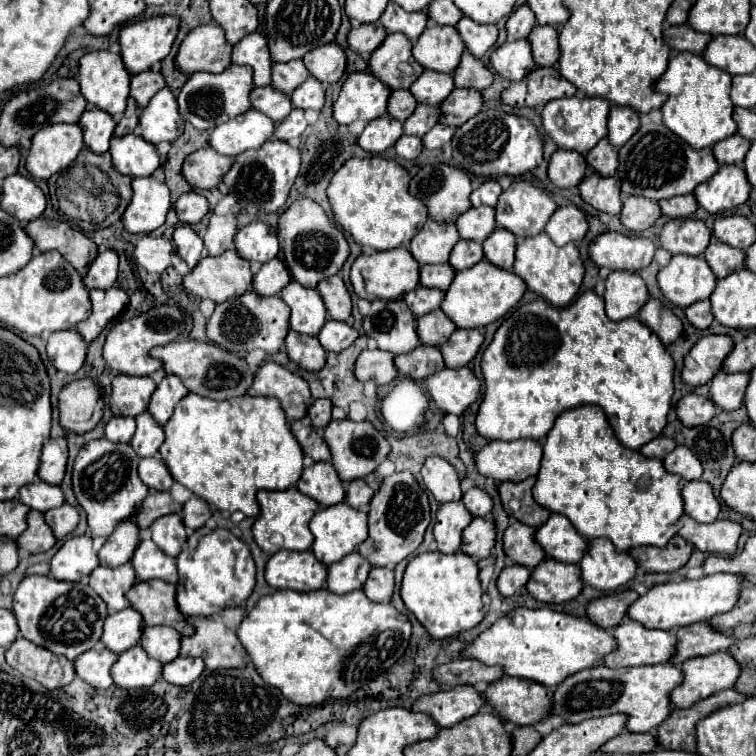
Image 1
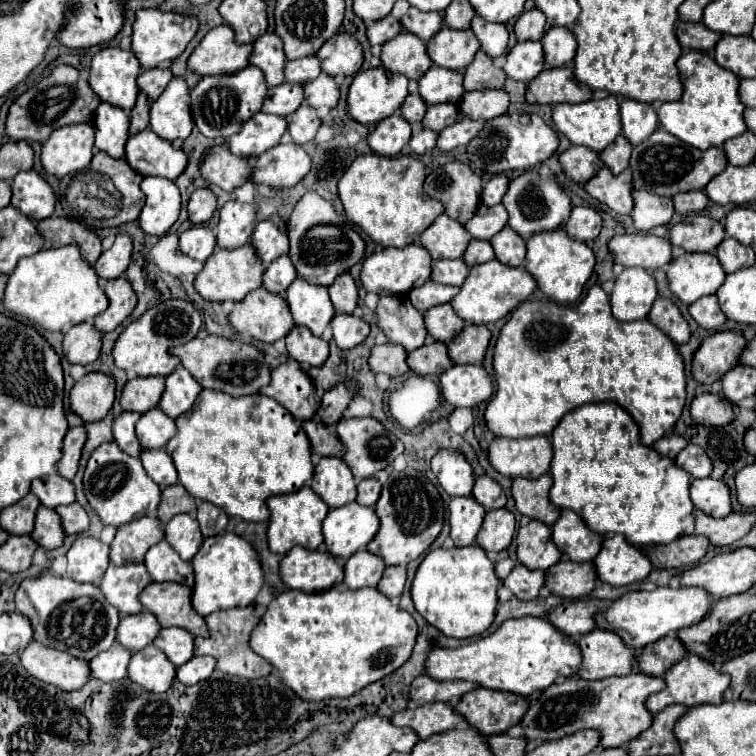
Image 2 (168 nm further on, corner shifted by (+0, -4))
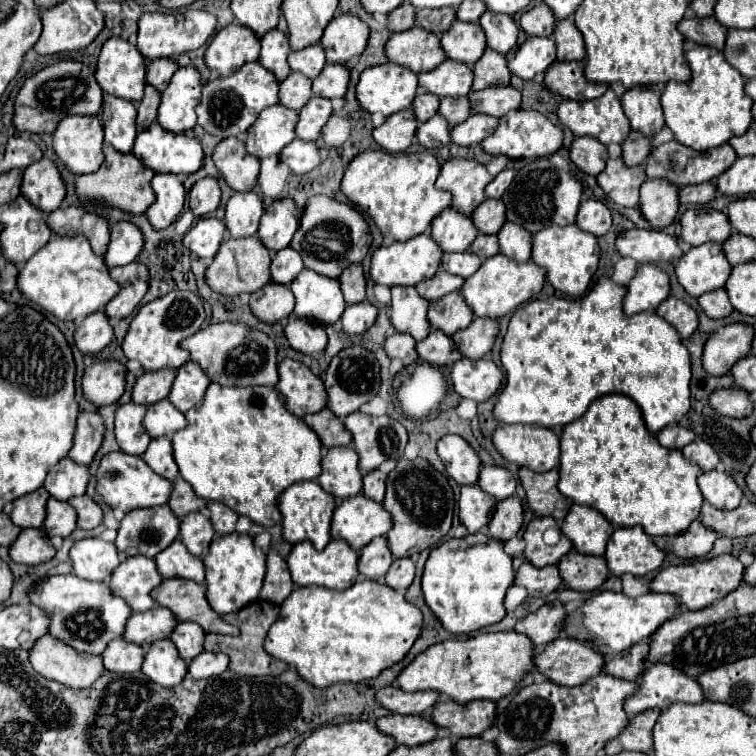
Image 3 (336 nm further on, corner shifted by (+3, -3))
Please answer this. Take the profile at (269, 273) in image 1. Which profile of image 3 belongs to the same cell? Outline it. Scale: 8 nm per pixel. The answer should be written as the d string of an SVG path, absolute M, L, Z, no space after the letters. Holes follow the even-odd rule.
M283 248L271 262L271 278L277 284L289 284L303 270L303 258L293 248Z

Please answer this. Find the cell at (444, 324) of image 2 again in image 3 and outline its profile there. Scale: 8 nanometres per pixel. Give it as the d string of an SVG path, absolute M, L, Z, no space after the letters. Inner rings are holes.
M461 292L447 294L439 300L433 300L429 306L429 322L431 328L443 330L445 334L455 334L457 330L465 330L473 320L473 310L467 306Z

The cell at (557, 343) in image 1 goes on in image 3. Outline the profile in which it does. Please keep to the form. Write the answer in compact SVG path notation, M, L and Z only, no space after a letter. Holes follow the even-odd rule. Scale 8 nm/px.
M603 276L603 278L597 280L597 284L583 298L569 300L569 298L549 296L549 298L531 300L531 302L527 302L521 308L515 310L515 314L511 316L511 322L509 322L503 346L501 346L501 364L505 368L505 386L503 386L503 390L501 390L499 398L497 398L495 410L493 410L493 414L497 416L497 420L501 424L539 424L539 426L549 426L549 428L561 428L561 426L565 426L565 424L581 418L593 400L597 400L599 396L605 396L605 394L613 394L613 392L625 394L625 396L633 398L639 404L639 408L643 412L643 418L645 418L645 424L647 424L647 428L653 434L657 434L661 428L665 428L669 424L677 424L689 412L689 408L691 408L691 392L689 392L689 382L691 382L691 354L681 344L681 338L679 338L677 330L667 320L663 320L661 316L657 316L655 312L639 312L639 314L627 316L623 312L623 298L625 298L625 294L627 294L625 286L615 284L611 278Z

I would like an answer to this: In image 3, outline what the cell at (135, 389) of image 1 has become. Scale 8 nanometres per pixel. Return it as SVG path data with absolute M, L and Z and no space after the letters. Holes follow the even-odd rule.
M159 370L145 372L137 378L133 388L133 402L137 404L153 404L169 396L171 384L175 380L175 370Z

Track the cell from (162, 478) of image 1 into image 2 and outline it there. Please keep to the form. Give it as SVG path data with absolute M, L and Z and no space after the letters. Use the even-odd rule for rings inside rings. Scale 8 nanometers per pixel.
M154 449L152 453L142 451L140 461L144 465L144 471L148 477L152 477L152 481L158 487L170 487L172 483L176 483L178 475L176 475L176 467L172 465L172 459L168 457L168 453L164 449Z

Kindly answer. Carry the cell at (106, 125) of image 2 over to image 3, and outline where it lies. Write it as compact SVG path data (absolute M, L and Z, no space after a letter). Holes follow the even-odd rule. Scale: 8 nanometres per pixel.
M111 94L103 96L99 120L105 130L105 142L117 148L119 152L133 150L133 142L137 136L135 118L137 118L137 110L133 102Z

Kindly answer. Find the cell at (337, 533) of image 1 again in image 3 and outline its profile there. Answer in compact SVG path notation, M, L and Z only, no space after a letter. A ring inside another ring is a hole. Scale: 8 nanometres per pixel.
M357 494L339 502L333 514L331 534L333 538L347 540L351 548L361 550L373 538L385 536L393 528L391 514L383 504Z

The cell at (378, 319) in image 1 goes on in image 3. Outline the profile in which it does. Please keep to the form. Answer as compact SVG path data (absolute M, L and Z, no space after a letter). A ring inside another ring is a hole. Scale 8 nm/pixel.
M391 288L391 322L397 332L409 332L417 342L423 340L431 332L431 324L427 320L429 300L417 294L415 288Z

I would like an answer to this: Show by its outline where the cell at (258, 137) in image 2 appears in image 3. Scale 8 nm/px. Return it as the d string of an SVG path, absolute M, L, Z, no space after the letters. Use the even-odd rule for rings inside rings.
M273 104L261 112L257 124L247 132L247 148L253 156L263 158L267 154L279 154L287 144L295 140L295 126L299 112L283 104Z

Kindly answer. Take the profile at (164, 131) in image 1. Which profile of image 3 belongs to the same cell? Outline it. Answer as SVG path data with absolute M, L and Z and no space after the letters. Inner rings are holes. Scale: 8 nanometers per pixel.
M195 66L179 68L161 96L157 122L177 134L189 134L197 124L195 108L201 100L201 74Z

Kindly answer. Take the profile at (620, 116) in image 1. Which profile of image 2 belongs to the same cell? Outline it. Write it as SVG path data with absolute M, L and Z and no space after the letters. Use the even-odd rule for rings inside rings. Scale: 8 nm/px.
M622 101L620 117L622 117L622 135L632 145L640 145L644 139L648 139L658 123L652 105L636 105L636 101Z

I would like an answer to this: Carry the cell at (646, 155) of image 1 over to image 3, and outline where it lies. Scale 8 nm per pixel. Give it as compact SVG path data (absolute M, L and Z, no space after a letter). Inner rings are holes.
M667 142L667 144L655 146L651 156L643 162L643 166L645 166L647 178L665 178L675 186L687 186L687 184L701 184L707 180L715 180L735 160L737 160L737 152L729 144L723 144L721 148L713 148L709 152L697 152L693 148L685 148L679 142Z

